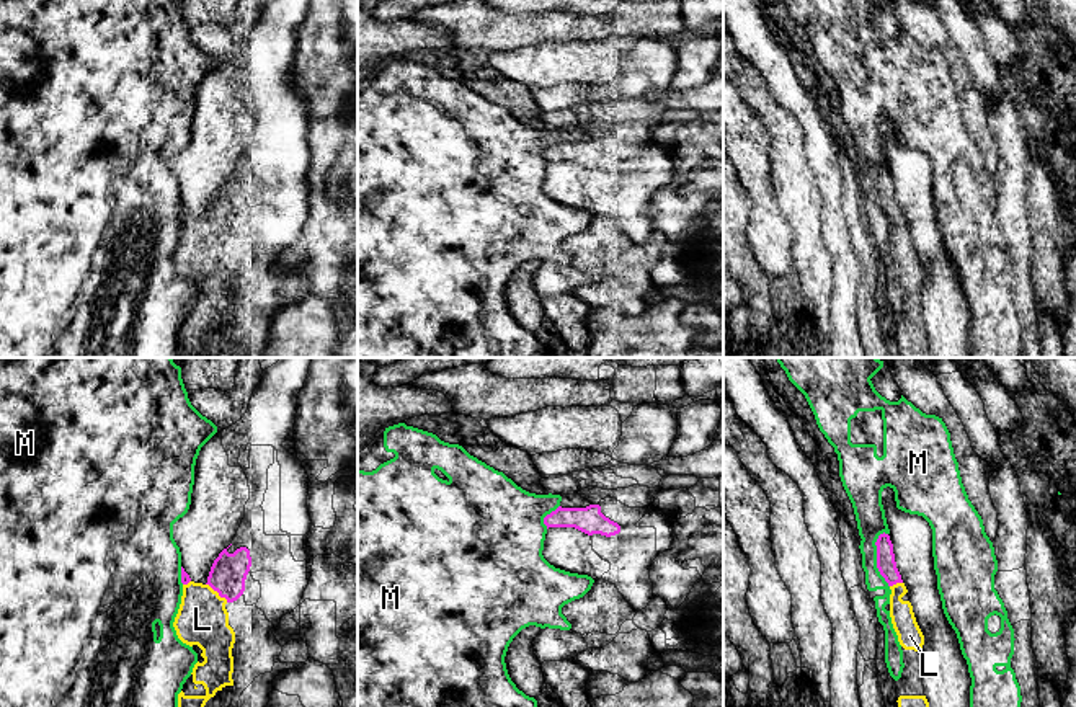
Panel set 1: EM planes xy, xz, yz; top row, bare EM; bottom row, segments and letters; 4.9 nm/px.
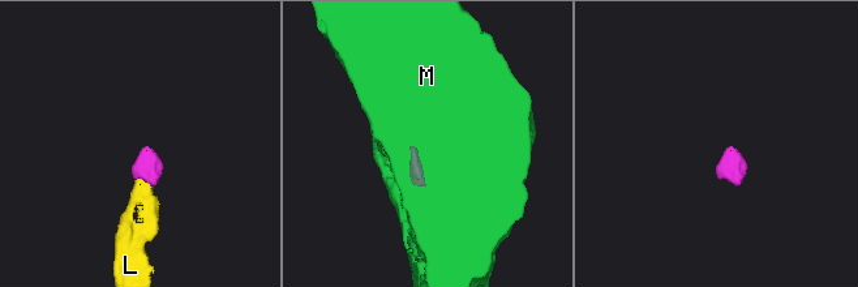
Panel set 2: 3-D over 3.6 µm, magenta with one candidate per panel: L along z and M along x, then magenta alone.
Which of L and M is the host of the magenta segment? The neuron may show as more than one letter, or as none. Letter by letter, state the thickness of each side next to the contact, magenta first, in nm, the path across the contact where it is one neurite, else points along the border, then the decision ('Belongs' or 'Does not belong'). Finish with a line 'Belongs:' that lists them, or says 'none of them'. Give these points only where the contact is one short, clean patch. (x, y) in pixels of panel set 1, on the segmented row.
L: Thickness 180 nm (magenta) against 260 nm. Does not belong
M: Thickness 100 nm (magenta) against 150 nm. Boundary: yz (884, 531), (875, 542), (875, 567), (889, 586). Does not belong
Belongs: none of them

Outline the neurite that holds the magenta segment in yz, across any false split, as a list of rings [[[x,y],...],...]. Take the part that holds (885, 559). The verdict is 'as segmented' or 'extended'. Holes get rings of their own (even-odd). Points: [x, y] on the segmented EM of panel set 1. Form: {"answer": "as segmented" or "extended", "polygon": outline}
{"answer": "extended", "polygon": [[[890,487],[882,491],[882,505],[890,532],[880,534],[875,542],[877,568],[888,586],[903,583],[908,589],[924,635],[919,655],[929,707],[970,707],[968,665],[937,589],[932,529],[923,516],[898,509]]]}

